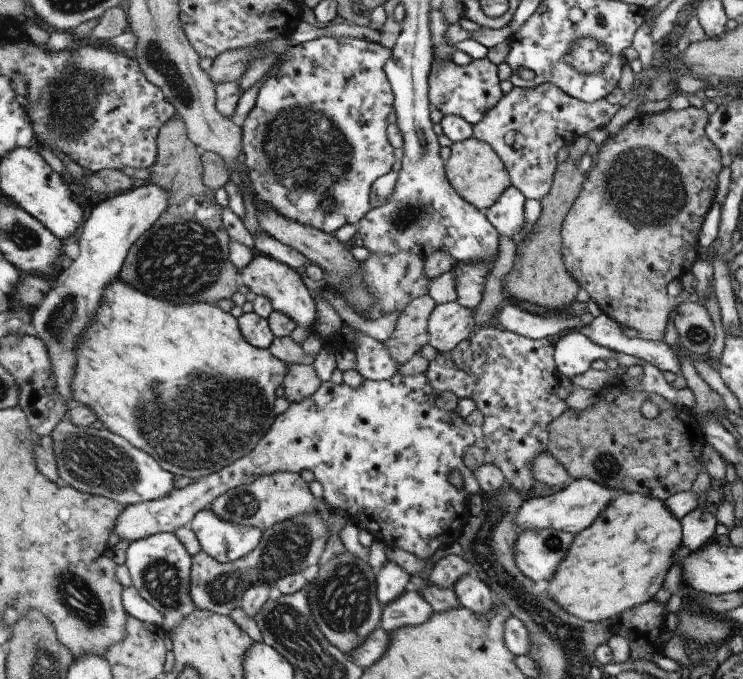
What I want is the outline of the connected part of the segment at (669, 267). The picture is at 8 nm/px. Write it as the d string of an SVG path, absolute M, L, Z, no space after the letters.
M688 106L681 110L669 108L653 114L638 112L615 135L607 137L599 146L598 151L592 158L592 165L587 170L586 182L583 183L583 188L581 188L577 200L575 200L574 207L570 210L570 214L567 215L566 222L563 225L564 259L579 288L587 292L589 299L597 304L601 313L612 317L620 327L633 328L637 332L637 337L641 340L650 340L651 342L661 342L663 340L665 324L667 324L669 313L673 308L672 298L667 295L665 286L672 280L678 280L685 273L690 272L691 266L697 259L697 234L711 206L713 196L715 196L717 174L722 168L719 150L705 136L707 120L709 120L709 114L703 107Z

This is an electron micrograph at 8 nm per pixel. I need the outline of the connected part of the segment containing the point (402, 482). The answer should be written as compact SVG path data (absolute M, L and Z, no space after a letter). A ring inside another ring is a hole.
M397 373L393 378L382 381L365 379L365 384L361 384L361 388L349 388L344 382L337 385L329 381L322 382L321 388L316 390L315 394L312 394L309 398L305 398L303 402L290 404L288 409L275 419L275 424L271 426L271 430L265 435L265 438L262 438L261 442L247 454L247 456L240 458L235 464L223 468L221 472L215 472L215 474L211 476L204 476L195 482L195 484L191 484L191 486L171 492L171 496L165 496L165 498L161 500L152 500L128 506L123 510L122 516L119 516L118 524L115 526L115 530L113 530L113 535L119 538L121 542L132 543L149 538L155 534L175 532L175 530L179 530L181 526L189 527L198 512L208 508L210 504L213 504L220 496L223 496L227 490L239 488L239 486L243 484L251 484L251 482L255 482L259 477L271 476L271 474L275 474L275 472L301 472L301 470L307 469L310 470L314 474L314 478L322 484L322 488L324 489L323 498L333 511L345 511L346 516L351 522L354 522L360 529L368 531L375 538L379 538L390 548L401 548L401 550L407 550L407 552L415 554L417 558L427 560L427 558L431 558L437 550L451 546L454 542L459 542L465 527L470 523L470 518L473 516L469 508L469 498L482 493L482 487L479 484L479 480L475 478L475 473L465 464L465 452L467 452L469 446L480 443L480 432L474 429L465 418L459 416L457 412L453 410L441 410L441 408L435 404L437 396L438 392L434 389L434 385L430 383L427 374L403 376L403 374ZM453 470L458 471L463 479L463 486L461 486L460 489L455 488L455 486L449 482L449 473L453 472Z

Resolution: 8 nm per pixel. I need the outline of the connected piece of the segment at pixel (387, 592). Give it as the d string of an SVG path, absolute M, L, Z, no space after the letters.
M386 560L378 571L378 598L385 606L389 602L395 602L408 591L413 575L405 568L401 568L397 562Z

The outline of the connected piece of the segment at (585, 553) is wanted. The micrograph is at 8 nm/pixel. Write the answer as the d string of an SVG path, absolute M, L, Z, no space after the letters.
M621 493L614 497L610 506L585 530L575 535L569 554L559 565L553 580L549 580L551 598L567 612L588 623L613 619L622 612L651 600L661 589L667 569L675 556L686 552L682 546L682 528L660 500L641 494Z

